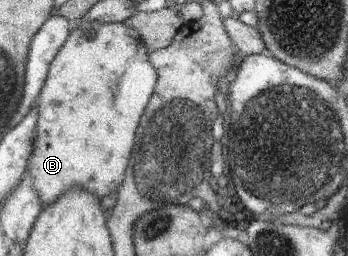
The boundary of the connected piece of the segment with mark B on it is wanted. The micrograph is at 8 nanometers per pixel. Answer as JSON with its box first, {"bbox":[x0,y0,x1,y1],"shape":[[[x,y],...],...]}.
{"bbox":[27,21,157,209],"shape":[[[86,21],[79,24],[74,30],[70,31],[68,38],[65,40],[64,46],[58,51],[54,60],[50,63],[44,86],[37,100],[37,108],[40,110],[36,126],[34,127],[35,137],[33,140],[33,149],[27,160],[28,179],[38,194],[42,209],[44,206],[52,205],[58,200],[61,194],[64,194],[71,187],[79,187],[86,192],[92,193],[99,199],[108,196],[108,194],[116,193],[118,187],[122,184],[130,153],[134,148],[134,137],[136,136],[136,128],[138,122],[147,109],[150,99],[154,96],[157,85],[157,72],[154,66],[150,64],[149,52],[145,44],[141,41],[140,35],[134,29],[128,28],[124,23],[108,23],[100,24],[99,22]]]}

